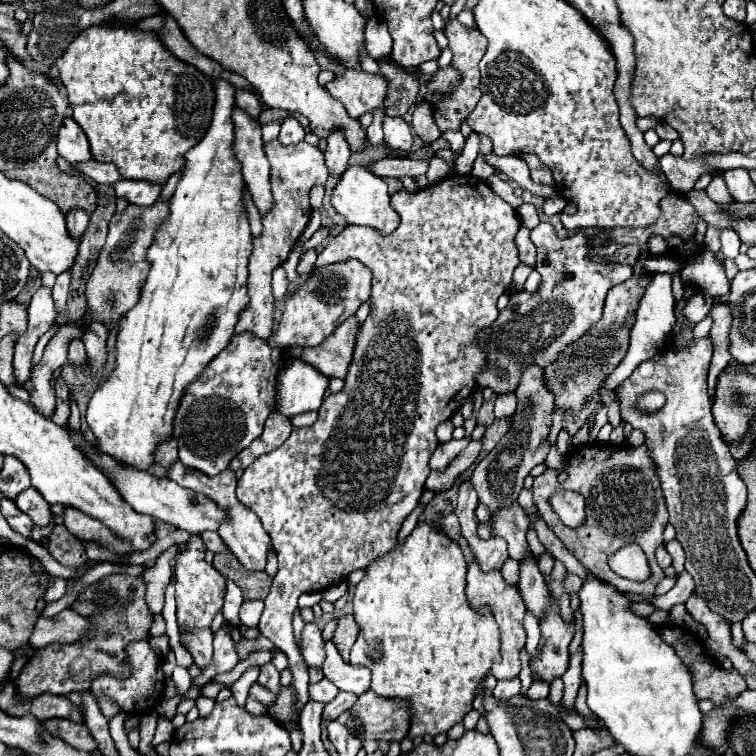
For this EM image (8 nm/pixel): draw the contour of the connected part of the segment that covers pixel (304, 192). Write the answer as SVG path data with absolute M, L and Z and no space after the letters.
M273 140L265 144L265 154L271 162L271 188L273 188L275 206L263 218L261 238L255 238L255 246L249 258L249 284L247 284L251 304L239 316L235 332L253 332L255 336L267 340L269 332L273 332L273 302L275 302L271 292L271 272L287 260L291 248L295 246L297 238L301 236L311 216L309 190L315 184L327 182L329 172L323 162L323 152L317 146L307 144L305 140L291 146L283 146L279 140Z

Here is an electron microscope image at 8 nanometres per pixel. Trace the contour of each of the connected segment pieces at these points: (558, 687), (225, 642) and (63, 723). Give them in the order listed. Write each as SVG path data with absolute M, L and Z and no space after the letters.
M561 677L556 678L550 684L550 692L548 695L548 699L556 706L559 706L561 703L560 701L563 697L563 690L564 690L564 684L562 678Z
M221 626L221 630L215 634L213 646L215 646L215 652L213 652L211 664L203 666L201 674L197 678L193 678L193 686L197 686L197 688L203 688L205 684L209 684L217 674L233 670L233 666L239 662L237 652L233 648L235 642L231 640L227 626Z
M47 720L47 722L43 722L43 726L53 736L59 736L67 744L71 744L73 748L87 750L87 752L97 750L97 742L93 740L93 736L89 734L85 724L77 724L71 720Z

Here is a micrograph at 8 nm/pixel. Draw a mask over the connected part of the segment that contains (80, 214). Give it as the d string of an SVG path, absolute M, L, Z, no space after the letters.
M73 208L73 212L67 214L67 228L69 228L69 234L73 238L81 238L85 228L89 224L89 214L81 208Z

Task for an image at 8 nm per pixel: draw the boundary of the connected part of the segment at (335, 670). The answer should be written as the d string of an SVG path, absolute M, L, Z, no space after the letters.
M333 642L325 644L325 652L327 652L327 658L321 668L327 680L331 680L339 690L353 692L357 696L369 690L369 680L371 680L369 668L359 668L343 662Z

